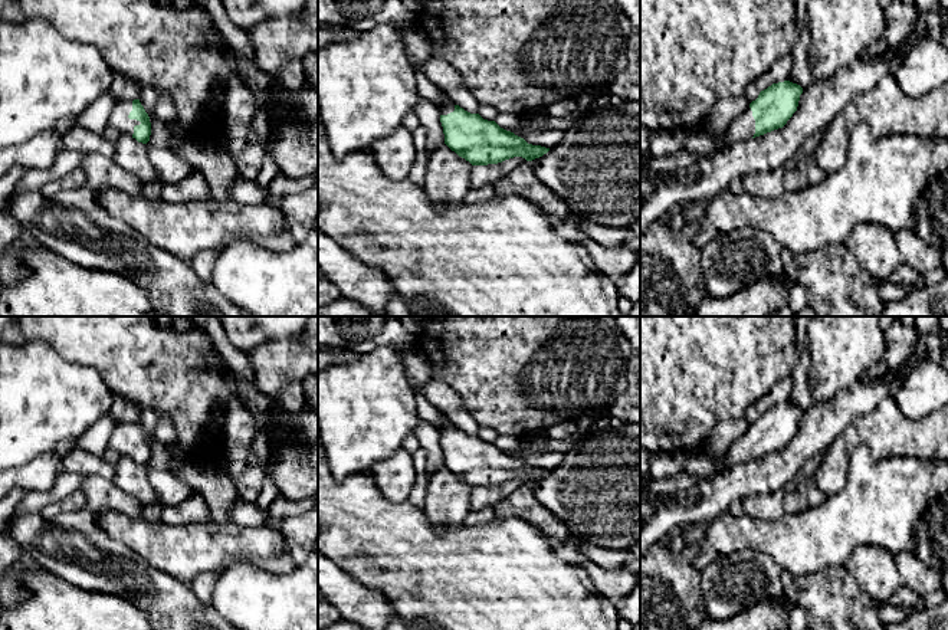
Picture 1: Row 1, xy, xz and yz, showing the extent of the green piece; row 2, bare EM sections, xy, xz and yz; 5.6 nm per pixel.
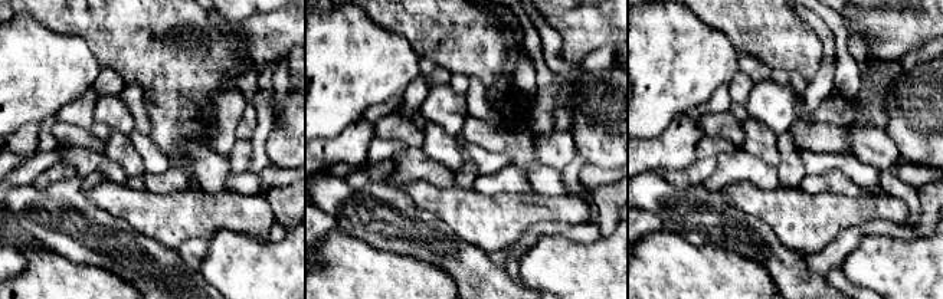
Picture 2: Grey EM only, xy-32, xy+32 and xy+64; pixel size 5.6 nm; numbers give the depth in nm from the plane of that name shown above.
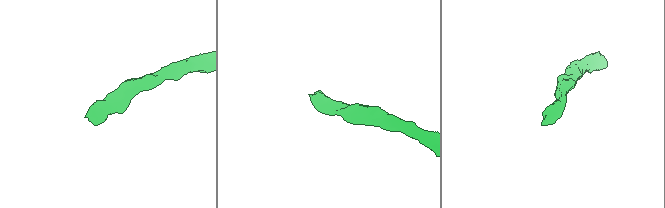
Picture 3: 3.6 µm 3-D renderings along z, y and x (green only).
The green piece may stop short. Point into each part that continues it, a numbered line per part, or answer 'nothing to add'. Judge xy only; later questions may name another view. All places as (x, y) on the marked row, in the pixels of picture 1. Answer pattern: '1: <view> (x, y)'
1: xy (118, 118)

